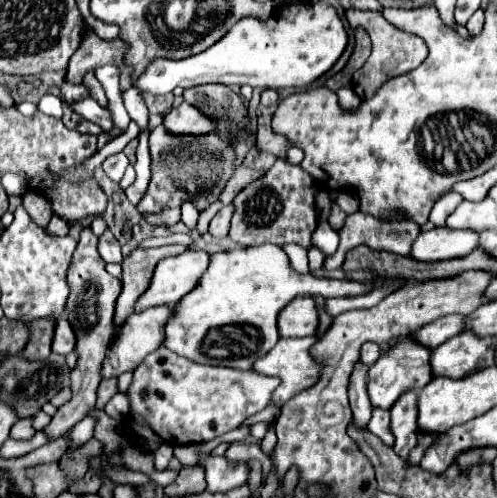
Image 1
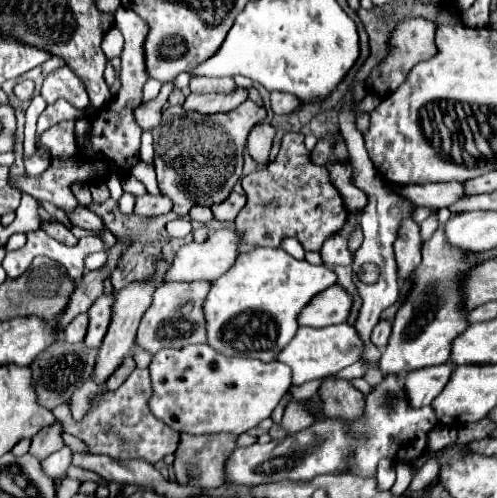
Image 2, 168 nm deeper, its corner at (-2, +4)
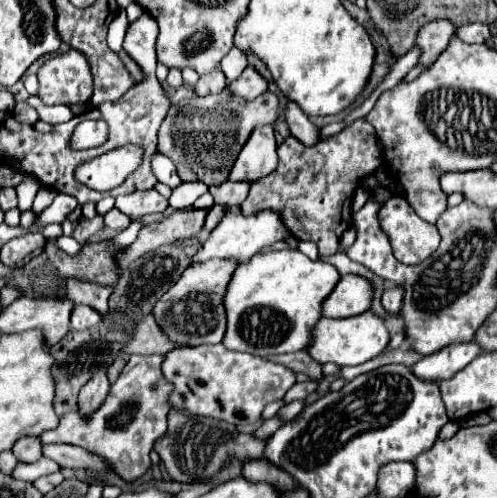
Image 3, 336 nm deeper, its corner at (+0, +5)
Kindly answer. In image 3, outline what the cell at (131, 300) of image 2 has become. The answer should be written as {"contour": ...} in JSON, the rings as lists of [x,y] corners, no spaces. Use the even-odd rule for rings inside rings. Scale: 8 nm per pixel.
{"contour":[[[103,367],[81,387],[81,393],[79,393],[81,413],[91,413],[93,409],[97,409],[97,405],[107,397],[107,391],[109,391],[107,367]]]}

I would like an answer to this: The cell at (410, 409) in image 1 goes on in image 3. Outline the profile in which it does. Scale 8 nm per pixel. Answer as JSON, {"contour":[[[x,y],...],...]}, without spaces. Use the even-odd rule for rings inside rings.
{"contour":[[[473,341],[461,345],[449,345],[429,357],[423,357],[419,363],[411,367],[413,375],[423,381],[445,381],[453,377],[457,371],[467,367],[477,355],[481,355],[479,345]]]}

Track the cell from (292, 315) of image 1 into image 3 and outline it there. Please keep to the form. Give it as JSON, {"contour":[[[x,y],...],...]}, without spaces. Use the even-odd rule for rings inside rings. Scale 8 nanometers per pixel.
{"contour":[[[343,275],[331,295],[323,301],[321,315],[329,319],[343,319],[361,315],[371,305],[371,285],[359,275]]]}

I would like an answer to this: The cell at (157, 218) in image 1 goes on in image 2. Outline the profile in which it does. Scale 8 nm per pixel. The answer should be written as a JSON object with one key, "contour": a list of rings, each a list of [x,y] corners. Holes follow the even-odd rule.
{"contour":[[[143,194],[143,196],[137,196],[137,198],[135,198],[135,214],[143,216],[143,218],[169,214],[171,210],[173,210],[173,202],[171,202],[167,196]]]}

